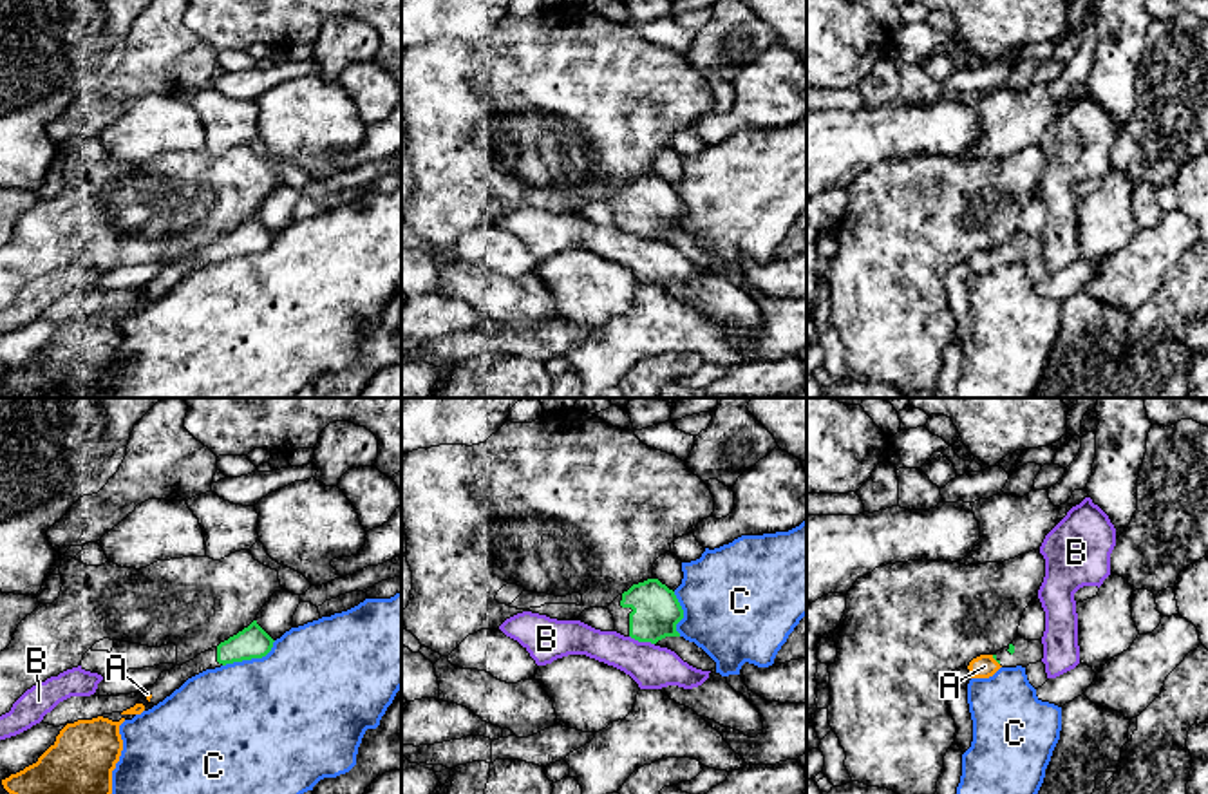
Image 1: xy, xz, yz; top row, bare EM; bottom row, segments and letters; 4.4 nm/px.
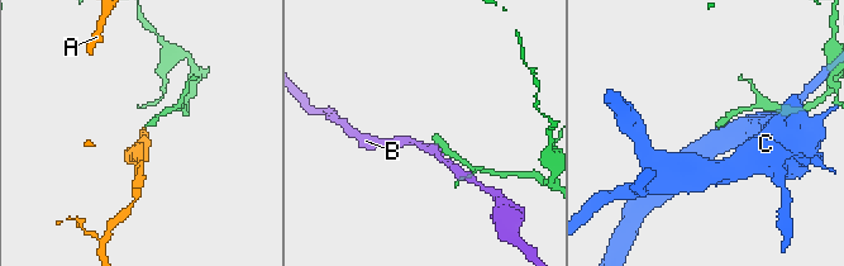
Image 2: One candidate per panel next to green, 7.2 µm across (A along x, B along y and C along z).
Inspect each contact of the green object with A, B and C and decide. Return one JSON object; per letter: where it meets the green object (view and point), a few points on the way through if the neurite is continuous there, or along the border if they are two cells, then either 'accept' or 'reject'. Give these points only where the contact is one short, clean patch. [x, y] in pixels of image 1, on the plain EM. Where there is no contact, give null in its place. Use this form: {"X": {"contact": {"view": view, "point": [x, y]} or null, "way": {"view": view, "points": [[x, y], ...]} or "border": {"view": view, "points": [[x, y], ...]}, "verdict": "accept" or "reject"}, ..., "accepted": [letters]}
{"A": {"contact": {"view": "yz", "point": [995, 254]}, "way": {"view": "yz", "points": [[993, 250], [995, 254], [984, 261]]}, "verdict": "accept"}, "B": {"contact": {"view": "xz", "point": [642, 236]}, "border": {"view": "xz", "points": [[630, 230], [653, 239]]}, "verdict": "reject"}, "C": {"contact": {"view": "xy", "point": [250, 254]}, "verdict": "reject"}, "accepted": ["A"]}

